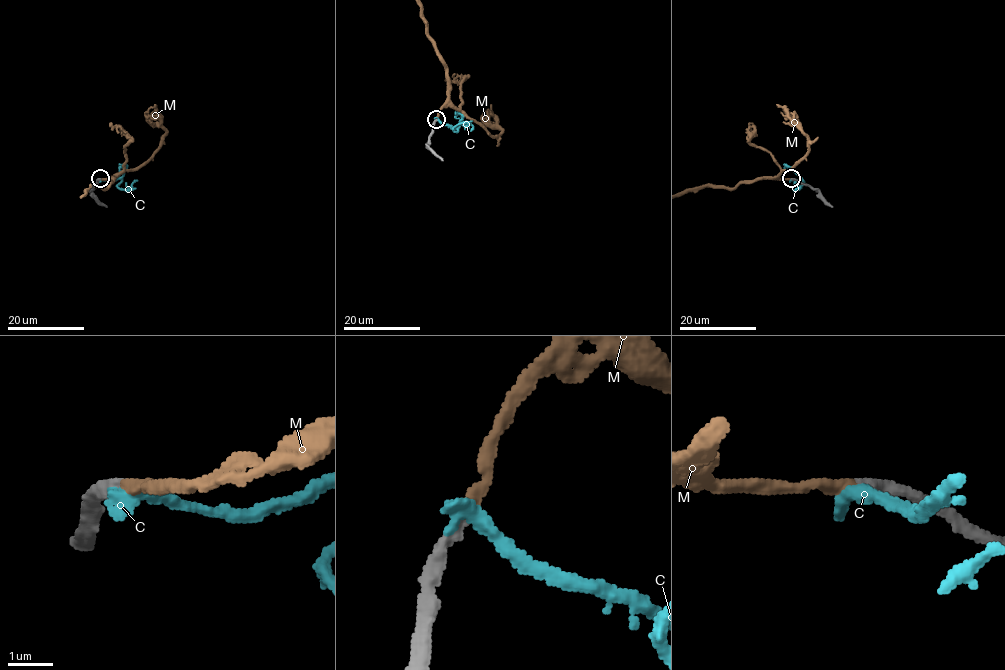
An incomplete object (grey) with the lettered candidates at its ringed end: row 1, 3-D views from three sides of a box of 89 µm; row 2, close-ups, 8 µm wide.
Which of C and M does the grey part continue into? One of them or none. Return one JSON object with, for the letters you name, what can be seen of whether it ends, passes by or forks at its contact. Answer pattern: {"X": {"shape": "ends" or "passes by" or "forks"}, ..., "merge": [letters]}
{"M": {"shape": "ends"}, "merge": ["M"]}

